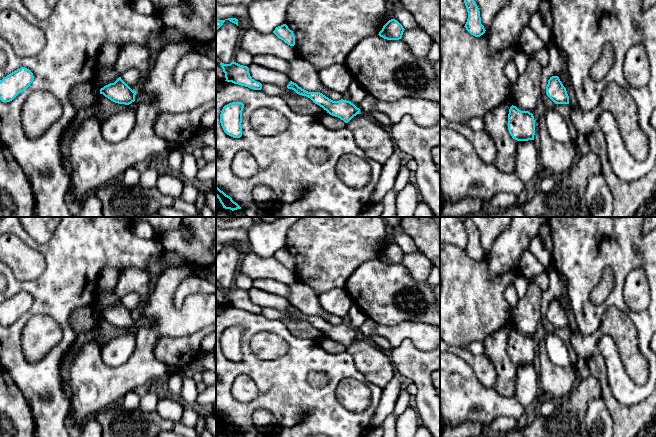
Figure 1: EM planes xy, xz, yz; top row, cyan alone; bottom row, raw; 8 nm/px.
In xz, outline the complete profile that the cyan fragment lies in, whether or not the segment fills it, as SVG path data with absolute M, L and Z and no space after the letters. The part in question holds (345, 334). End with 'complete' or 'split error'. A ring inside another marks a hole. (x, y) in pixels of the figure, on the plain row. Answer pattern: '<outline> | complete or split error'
M292 305L289 306L287 312L294 314L299 319L310 322L315 328L326 334L327 337L340 342L345 347L348 347L357 338L361 338L373 343L384 352L389 353L393 349L390 342L386 338L380 336L361 335L351 325L346 325L343 323L339 325L333 325L320 316L308 316Z | split error

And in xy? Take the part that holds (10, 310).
M21 291L0 304L0 324L2 326L12 325L19 317L26 314L33 306L33 297Z | complete

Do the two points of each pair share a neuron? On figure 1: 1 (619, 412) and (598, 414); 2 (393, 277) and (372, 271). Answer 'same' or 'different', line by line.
1: different
2: same

